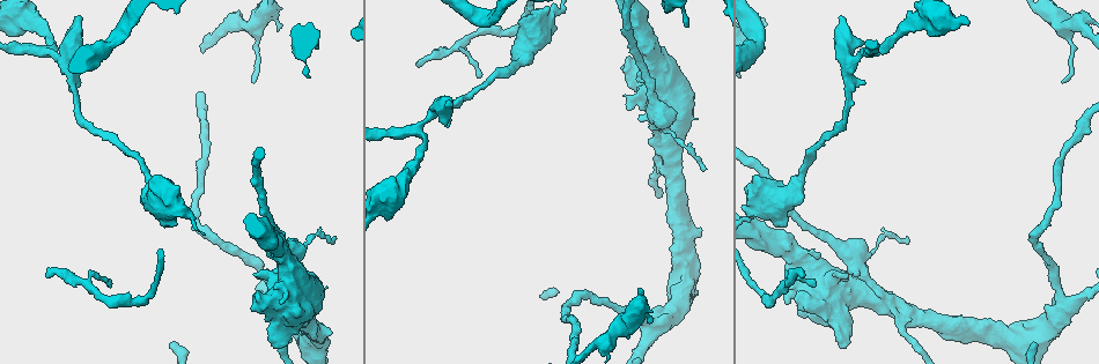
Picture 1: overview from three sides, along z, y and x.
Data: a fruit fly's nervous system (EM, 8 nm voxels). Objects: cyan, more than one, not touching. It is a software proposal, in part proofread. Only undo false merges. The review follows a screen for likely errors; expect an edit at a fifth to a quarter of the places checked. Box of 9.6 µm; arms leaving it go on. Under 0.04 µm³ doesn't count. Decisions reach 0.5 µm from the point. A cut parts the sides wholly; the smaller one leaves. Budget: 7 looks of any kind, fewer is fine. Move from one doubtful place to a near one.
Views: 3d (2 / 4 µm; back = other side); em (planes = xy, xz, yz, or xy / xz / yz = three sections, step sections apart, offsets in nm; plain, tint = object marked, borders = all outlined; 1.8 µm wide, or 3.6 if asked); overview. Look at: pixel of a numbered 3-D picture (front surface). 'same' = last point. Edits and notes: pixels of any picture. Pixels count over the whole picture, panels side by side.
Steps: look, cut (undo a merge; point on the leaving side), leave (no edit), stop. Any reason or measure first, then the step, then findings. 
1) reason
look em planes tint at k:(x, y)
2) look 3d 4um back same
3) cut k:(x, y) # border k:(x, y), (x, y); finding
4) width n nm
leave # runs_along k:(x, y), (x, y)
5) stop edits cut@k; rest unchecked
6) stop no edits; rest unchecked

calibre changes
look em planes tint at 1:(145, 172)

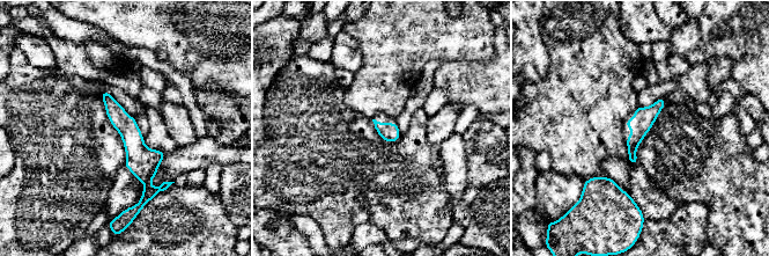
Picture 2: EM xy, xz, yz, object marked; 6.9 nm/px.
leave # runs_along 2:(104, 94), (131, 133), (147, 195); all the same cell

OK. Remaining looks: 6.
branch point
look 3d 4um back at 1:(1060, 299)

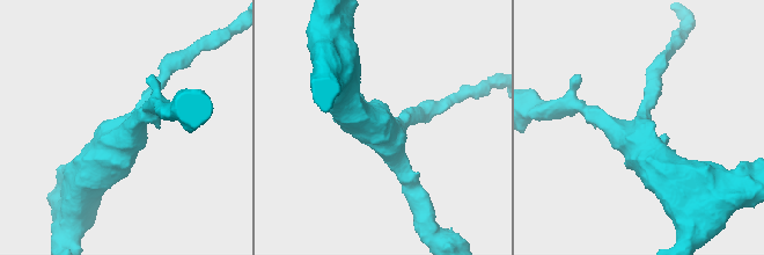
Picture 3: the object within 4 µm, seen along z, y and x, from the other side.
arms 3; arm_widths 220, 240, 550 nm; need the tissue
look em 3.6um planes tint at 3:(125, 126)

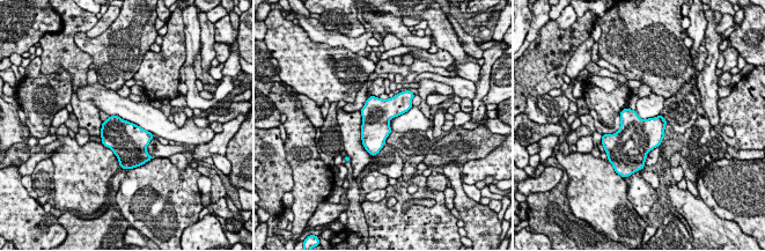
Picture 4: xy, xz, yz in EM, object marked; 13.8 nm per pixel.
width 380 nm
leave # continuous, no second cell

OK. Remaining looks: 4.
look 3d 2um at 1:(672, 167)

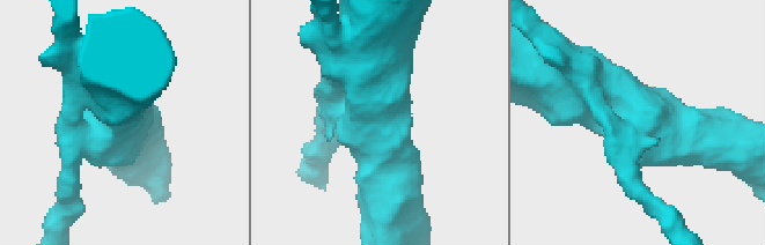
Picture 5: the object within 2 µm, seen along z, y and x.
arms 3; arm_widths 170, 380, 500 nm; now the EM
look em planes tint at 5:(378, 118)

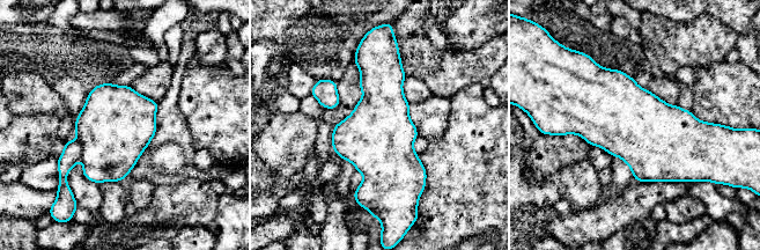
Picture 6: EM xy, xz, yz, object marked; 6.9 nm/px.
width 500 nm
cut 6:(72, 153) # two cells meet here

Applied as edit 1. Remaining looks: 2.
stop edits cut@6; rest unchecked

